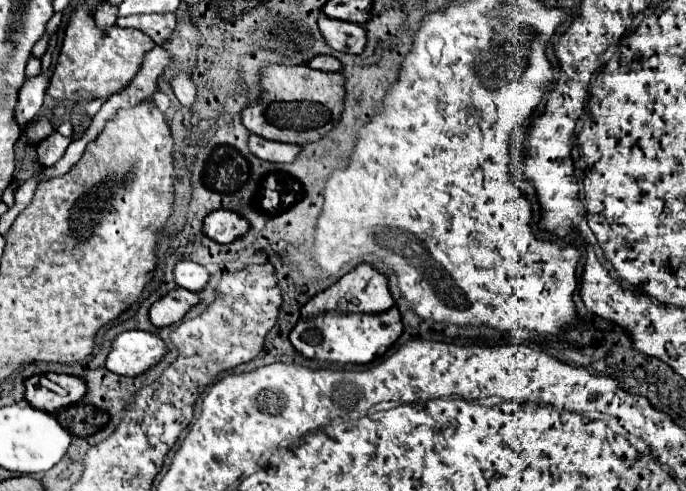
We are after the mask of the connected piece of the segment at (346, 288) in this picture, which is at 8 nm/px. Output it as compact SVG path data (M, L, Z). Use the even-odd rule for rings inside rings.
M360 264L346 276L342 276L334 286L328 290L316 294L308 304L302 306L302 318L312 318L316 314L324 314L330 310L342 312L342 314L352 314L352 312L362 312L362 314L374 314L374 312L386 312L394 306L394 300L388 292L388 282L386 276L382 276L378 270L374 270L370 264Z

